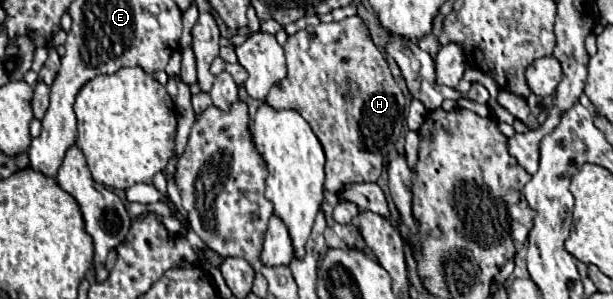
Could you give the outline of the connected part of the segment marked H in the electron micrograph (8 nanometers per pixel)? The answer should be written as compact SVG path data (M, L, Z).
M351 16L341 22L319 22L317 26L307 26L289 36L285 44L285 56L287 78L271 88L265 104L271 104L275 110L295 110L309 122L327 158L325 190L339 194L347 184L377 182L383 170L383 160L403 130L405 96L393 80L383 54L371 42L363 20L359 16Z

